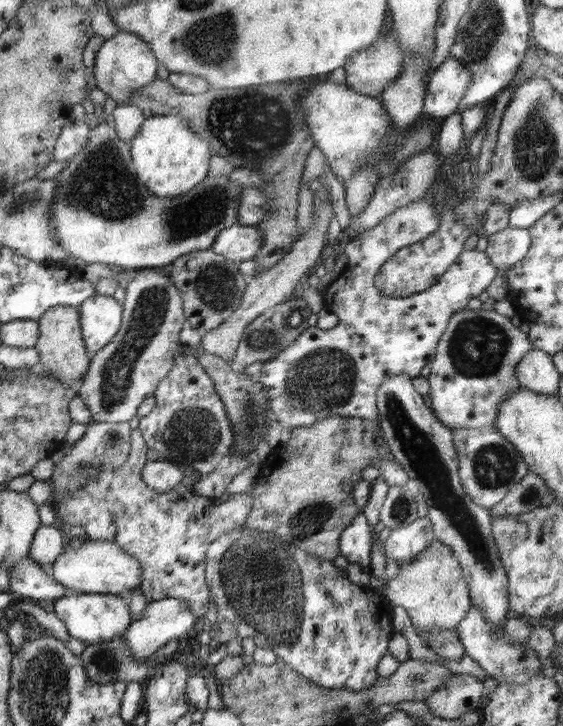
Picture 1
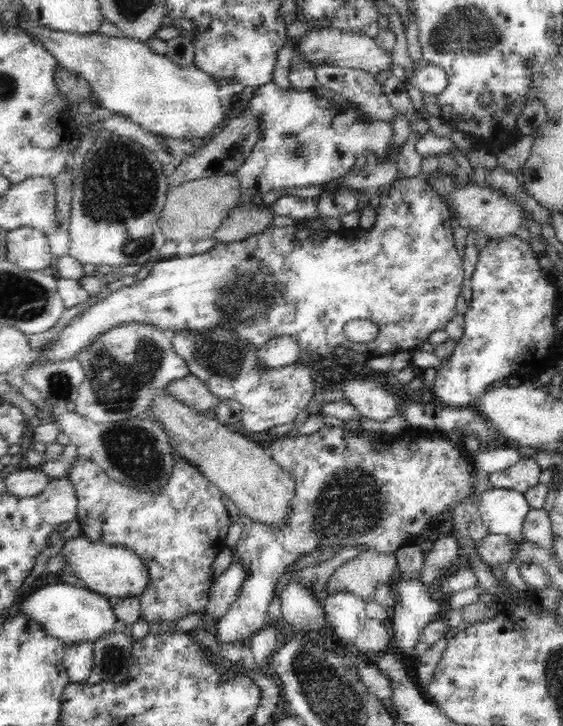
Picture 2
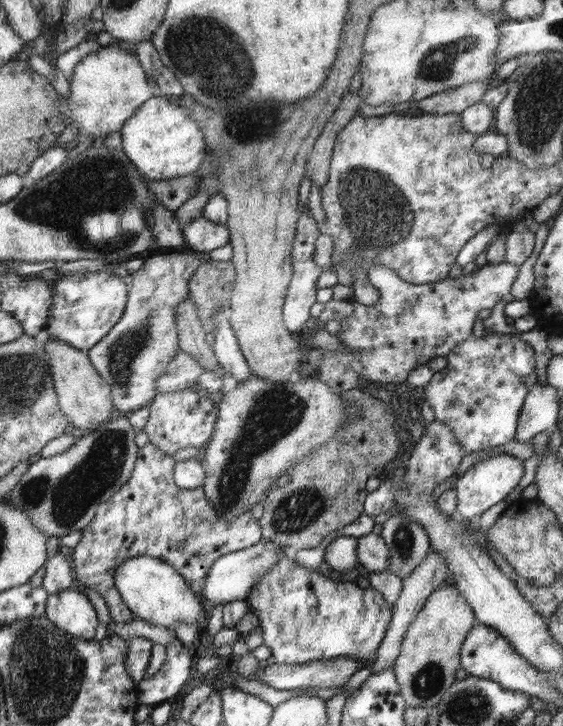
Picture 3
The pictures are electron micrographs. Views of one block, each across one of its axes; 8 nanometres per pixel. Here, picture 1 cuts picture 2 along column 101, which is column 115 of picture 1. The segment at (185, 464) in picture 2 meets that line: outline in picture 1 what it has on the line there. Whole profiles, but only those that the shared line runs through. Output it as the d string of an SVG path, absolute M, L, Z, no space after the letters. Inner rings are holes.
M134 429L132 432L132 451L126 462L120 467L92 468L98 475L90 478L84 488L76 491L66 491L66 498L60 506L56 507L56 512L60 520L65 524L82 526L86 531L86 539L108 541L121 546L130 556L137 558L142 568L142 594L149 602L162 599L178 599L188 602L188 609L194 612L194 616L202 618L212 606L212 590L205 580L205 564L207 552L210 544L226 532L237 531L244 528L253 511L252 496L248 493L238 493L230 495L228 500L216 503L214 499L206 499L198 496L191 486L178 487L159 493L146 484L143 470L149 462L146 454L149 445L146 444L145 436L141 429Z

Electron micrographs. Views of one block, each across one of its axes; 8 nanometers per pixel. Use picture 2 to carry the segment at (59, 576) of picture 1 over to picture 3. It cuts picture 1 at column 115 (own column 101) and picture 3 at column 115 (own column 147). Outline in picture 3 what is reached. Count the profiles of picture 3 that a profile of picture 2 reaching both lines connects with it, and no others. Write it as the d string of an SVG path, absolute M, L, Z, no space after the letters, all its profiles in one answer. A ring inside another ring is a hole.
M150 556L126 559L114 572L113 582L133 614L151 625L164 626L171 631L181 622L196 624L204 614L204 600L200 602L198 594L194 594L185 578L163 560Z

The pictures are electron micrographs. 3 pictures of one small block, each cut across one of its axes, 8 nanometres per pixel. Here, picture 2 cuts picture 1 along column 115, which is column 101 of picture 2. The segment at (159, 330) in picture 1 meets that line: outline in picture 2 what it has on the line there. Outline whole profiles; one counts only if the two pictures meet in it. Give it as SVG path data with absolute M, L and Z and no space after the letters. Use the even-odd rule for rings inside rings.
M150 326L112 328L79 356L84 380L75 400L75 413L97 423L116 423L143 416L153 399L154 389L188 376L188 363L175 352L172 333Z

